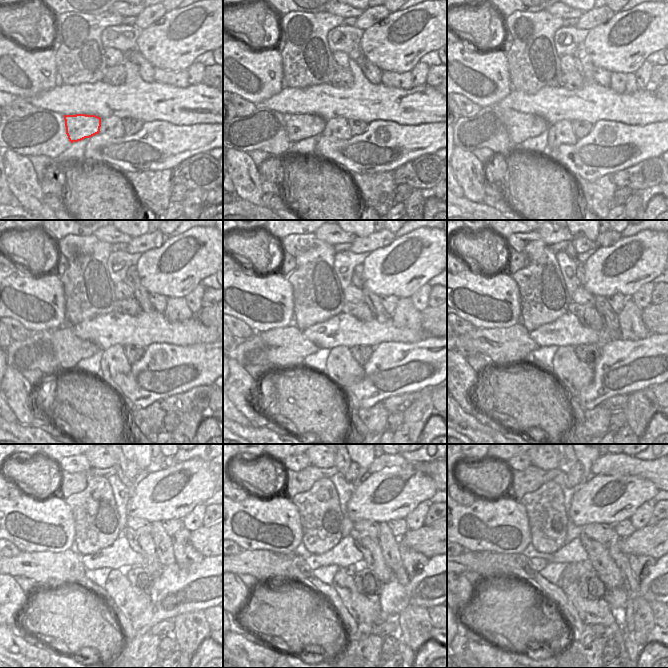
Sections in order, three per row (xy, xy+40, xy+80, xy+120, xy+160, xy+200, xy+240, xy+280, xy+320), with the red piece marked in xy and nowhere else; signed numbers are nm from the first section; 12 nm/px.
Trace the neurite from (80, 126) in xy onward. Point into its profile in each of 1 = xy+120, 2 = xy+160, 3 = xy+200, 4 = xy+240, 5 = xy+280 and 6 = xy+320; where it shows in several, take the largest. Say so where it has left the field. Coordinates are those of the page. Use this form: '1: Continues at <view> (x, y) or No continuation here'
1: Continues at xy+120 (69, 349)
2: Continues at xy+160 (287, 346)
3: Continues at xy+200 (511, 344)
4: Continues at xy+240 (55, 569)
5: Continues at xy+280 (261, 567)
6: Continues at xy+320 (486, 568).

